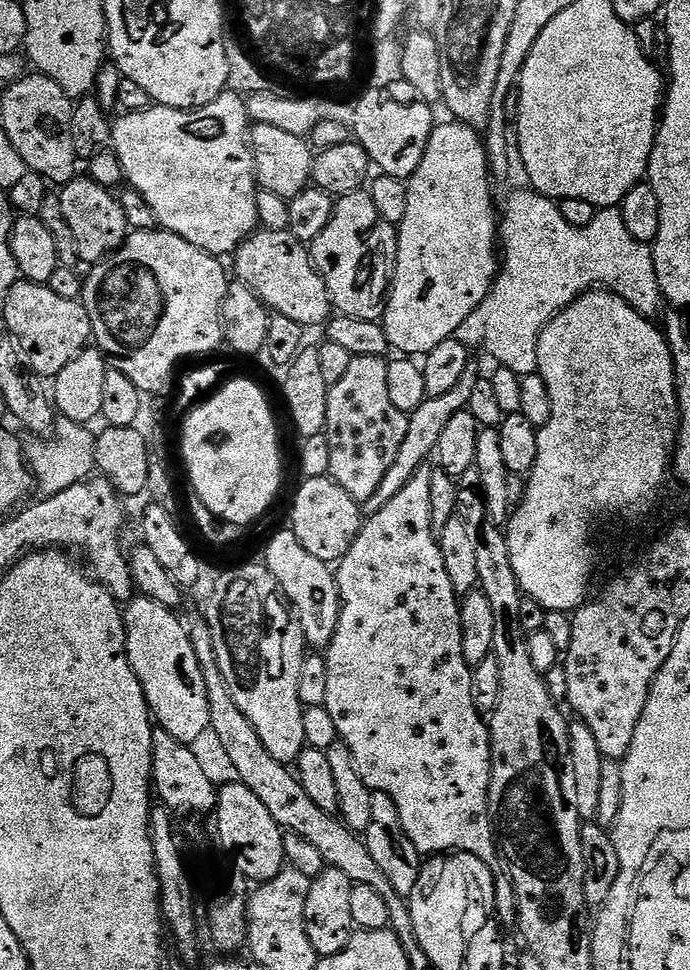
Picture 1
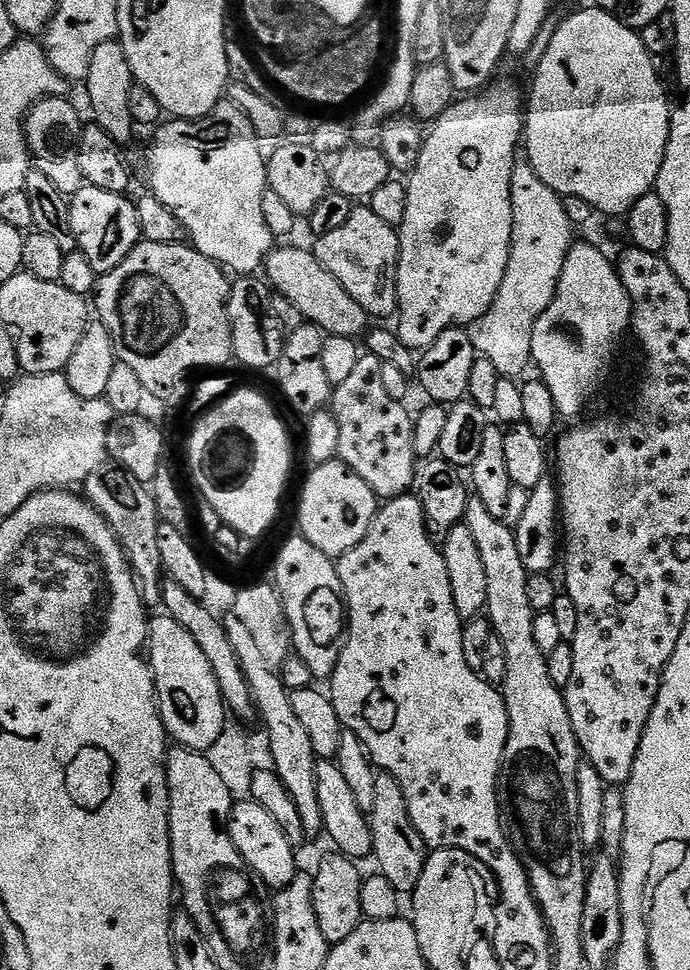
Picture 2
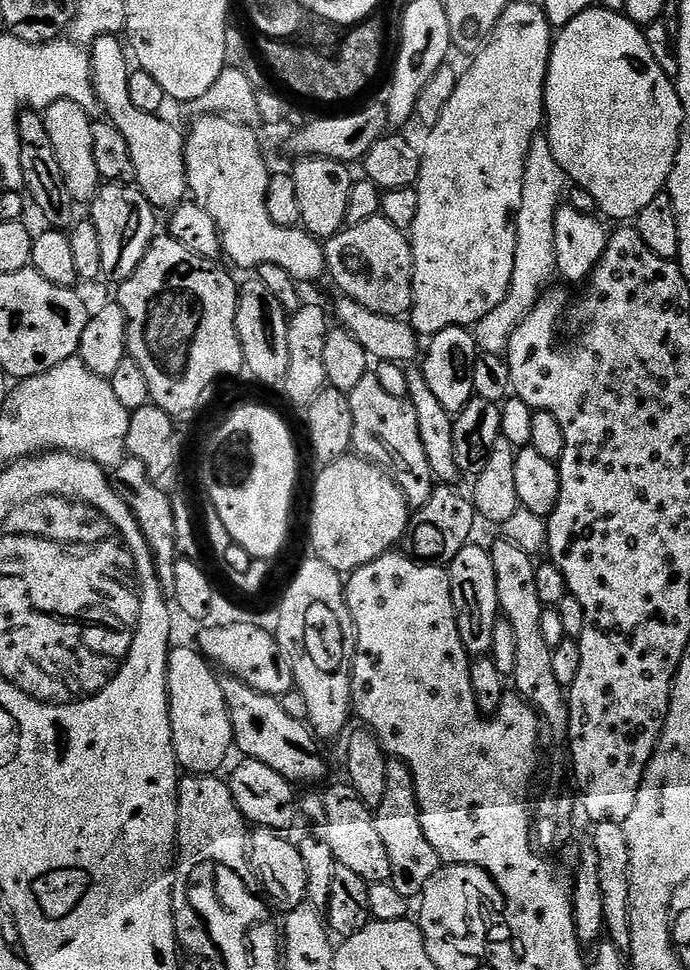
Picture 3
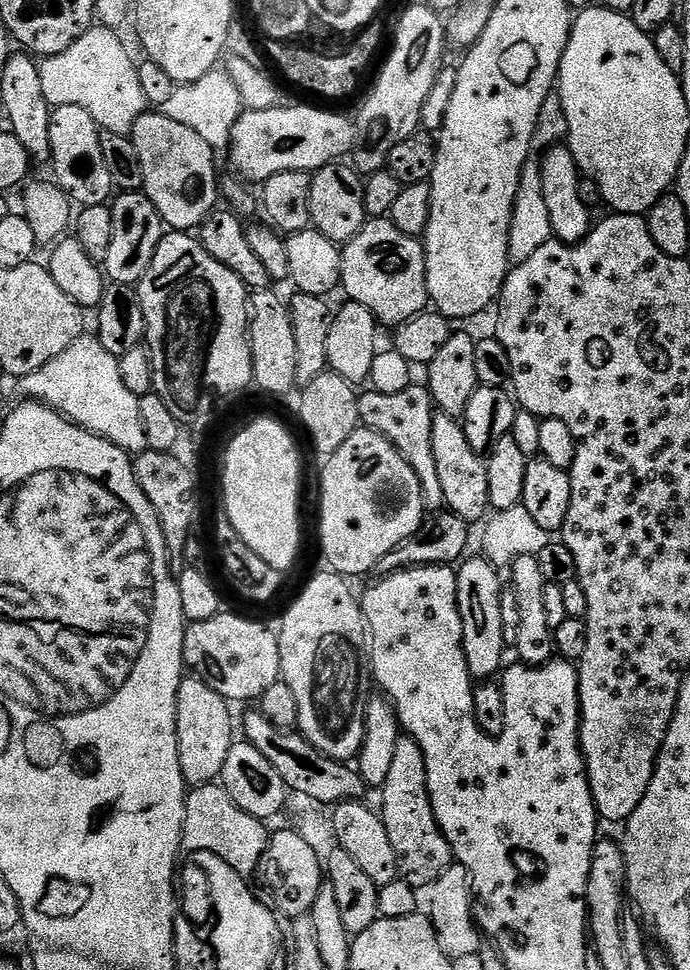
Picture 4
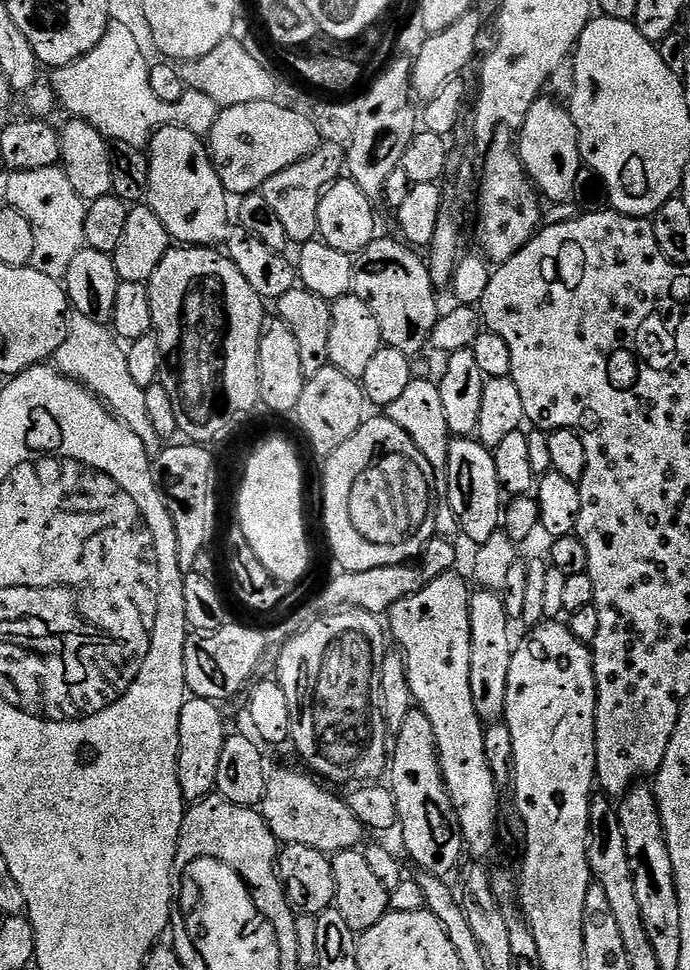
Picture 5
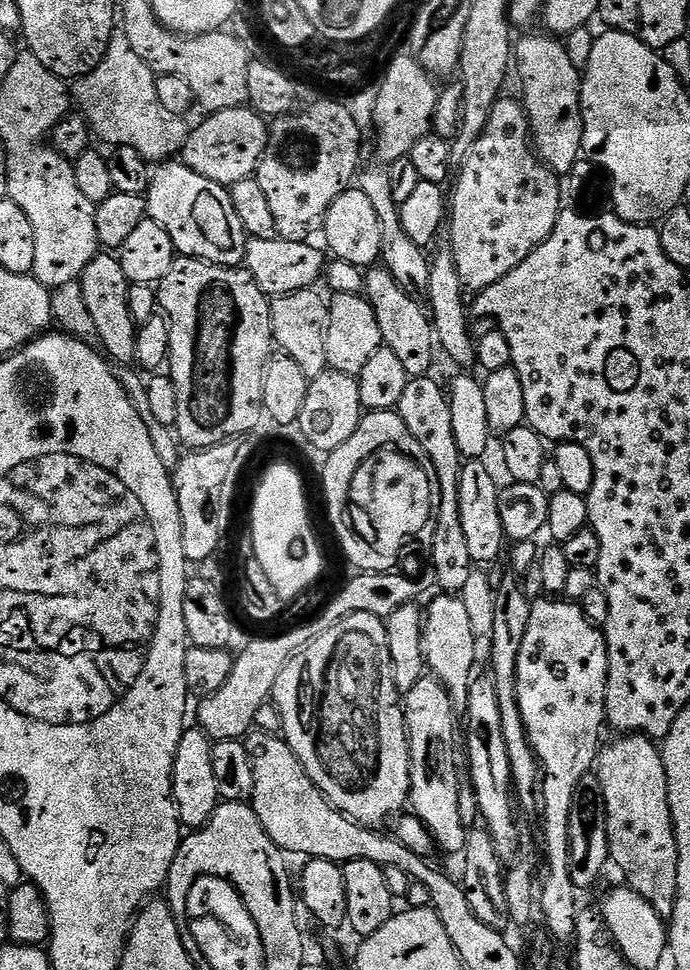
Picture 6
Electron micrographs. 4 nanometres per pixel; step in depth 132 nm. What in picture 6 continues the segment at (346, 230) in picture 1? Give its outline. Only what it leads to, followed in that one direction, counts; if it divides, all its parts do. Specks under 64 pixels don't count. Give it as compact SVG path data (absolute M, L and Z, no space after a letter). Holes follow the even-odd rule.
M386 266L367 269L364 292L378 318L378 330L382 330L384 339L383 347L394 350L409 378L429 375L433 371L432 359L438 356L438 341L434 335L429 309L417 297L411 296Z

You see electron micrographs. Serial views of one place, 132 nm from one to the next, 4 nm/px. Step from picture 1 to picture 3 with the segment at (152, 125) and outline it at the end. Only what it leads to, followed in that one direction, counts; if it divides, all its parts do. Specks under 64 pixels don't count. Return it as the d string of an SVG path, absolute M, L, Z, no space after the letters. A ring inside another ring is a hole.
M201 115L192 129L187 129L184 142L184 157L188 171L188 191L191 199L200 204L214 218L220 231L220 245L225 257L229 256L240 268L255 269L259 264L274 263L286 270L297 282L316 280L325 275L328 263L324 257L324 244L304 231L303 227L278 226L270 218L264 203L270 179L260 140L253 129L225 116Z

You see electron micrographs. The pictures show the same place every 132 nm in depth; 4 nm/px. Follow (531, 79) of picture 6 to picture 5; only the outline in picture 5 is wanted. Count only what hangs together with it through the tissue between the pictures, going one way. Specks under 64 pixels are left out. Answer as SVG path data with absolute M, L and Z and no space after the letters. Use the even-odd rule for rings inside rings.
M541 95L540 99L534 102L534 106L530 106L530 114L518 130L520 161L524 163L528 177L532 179L536 191L545 201L553 200L556 204L562 203L563 200L571 201L574 182L578 178L578 170L582 167L580 139L574 126L574 118L571 111L559 103L563 104L551 95Z

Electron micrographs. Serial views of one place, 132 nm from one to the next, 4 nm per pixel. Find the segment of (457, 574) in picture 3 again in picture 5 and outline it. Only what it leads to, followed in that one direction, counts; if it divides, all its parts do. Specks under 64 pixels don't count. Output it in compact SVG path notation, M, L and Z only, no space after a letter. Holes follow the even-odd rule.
M476 590L468 601L470 606L470 698L474 698L474 710L482 722L496 722L503 717L506 694L510 682L510 662L514 651L514 639L508 633L510 621L506 614L503 595L499 592Z

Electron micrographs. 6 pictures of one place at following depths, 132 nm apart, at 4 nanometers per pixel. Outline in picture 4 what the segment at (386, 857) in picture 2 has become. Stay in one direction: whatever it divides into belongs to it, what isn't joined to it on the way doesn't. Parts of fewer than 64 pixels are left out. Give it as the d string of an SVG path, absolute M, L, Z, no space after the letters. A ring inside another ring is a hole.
M402 734L398 738L390 775L386 778L382 795L382 819L386 826L386 834L390 834L390 846L394 846L394 854L398 857L399 879L405 880L417 890L431 889L437 878L447 868L452 867L454 857L452 848L444 837L444 831L436 821L432 809L432 795L428 792L426 758L413 736Z

